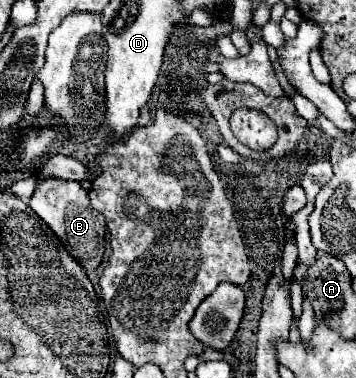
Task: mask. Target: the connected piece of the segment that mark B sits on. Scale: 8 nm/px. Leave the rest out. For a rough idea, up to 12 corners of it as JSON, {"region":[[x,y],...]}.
{"region":[[38,179],[30,207],[88,275],[106,221],[74,181]]}

